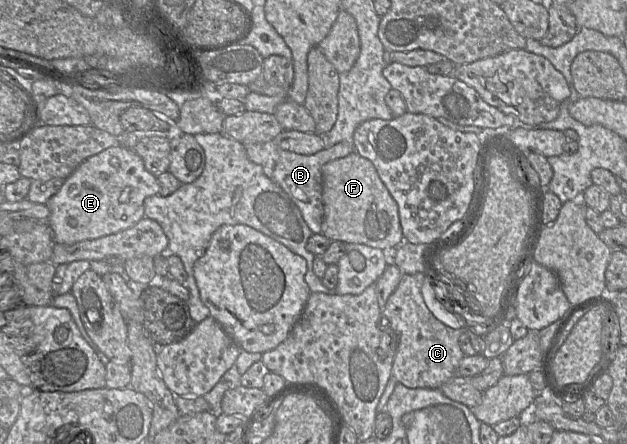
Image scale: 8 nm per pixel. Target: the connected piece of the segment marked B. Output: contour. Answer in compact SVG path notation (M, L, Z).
M273 141L243 145L245 146L245 151L249 160L260 165L264 174L293 200L312 233L320 234L324 212L322 202L322 167L329 161L343 158L354 152L354 144L339 142L330 148L325 148L312 155L302 155L283 150Z

